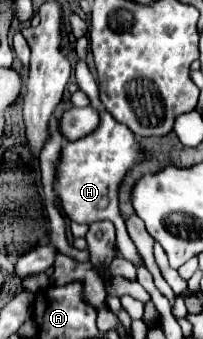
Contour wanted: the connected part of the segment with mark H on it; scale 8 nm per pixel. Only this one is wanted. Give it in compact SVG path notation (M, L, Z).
M77 61L75 77L77 77L79 89L83 93L87 93L87 97L91 99L91 105L101 111L101 123L99 123L97 131L93 131L91 135L71 141L63 147L61 161L57 165L59 177L55 183L57 193L59 193L59 205L65 211L65 215L75 223L95 223L95 221L103 221L103 219L111 221L117 229L119 253L127 261L133 261L133 259L137 259L139 253L137 253L135 243L127 235L125 221L119 211L119 187L121 187L121 181L125 179L125 175L129 173L129 169L133 169L135 165L141 165L145 161L145 151L143 151L139 139L135 137L135 133L129 127L117 123L103 109L103 105L97 97L97 81L85 61Z

